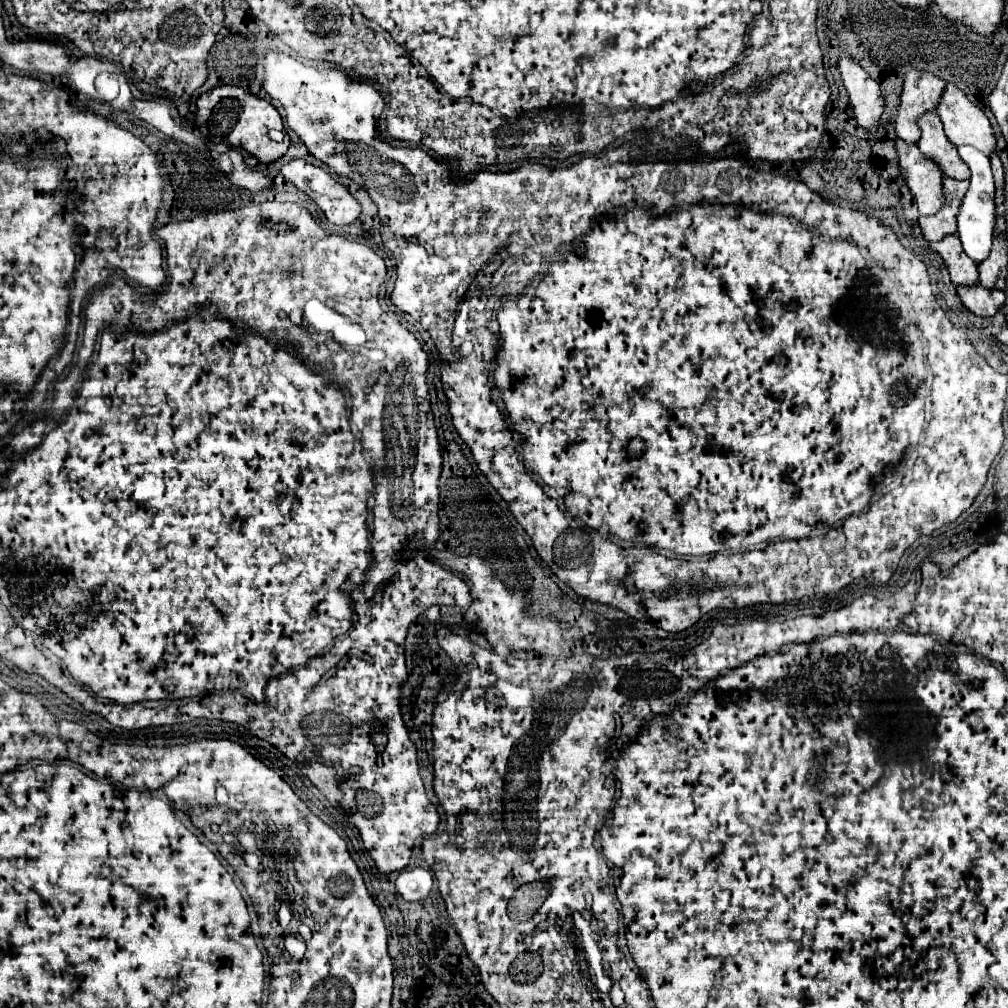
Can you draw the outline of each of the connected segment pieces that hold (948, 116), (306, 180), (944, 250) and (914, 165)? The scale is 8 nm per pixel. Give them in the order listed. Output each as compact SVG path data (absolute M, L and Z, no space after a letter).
M946 86L936 112L944 124L948 140L954 146L972 146L982 150L988 158L996 152L996 138L990 120L960 88Z
M292 160L280 172L324 210L328 222L340 226L358 220L362 212L358 200L324 168L314 166L306 160Z
M946 236L944 240L930 244L930 248L936 250L944 258L954 286L974 286L974 284L978 284L978 264L972 262L964 254L962 242L960 242L958 236Z
M896 140L896 150L900 156L902 176L912 190L916 204L922 216L936 214L944 204L944 188L942 188L942 170L932 162L932 158L924 158L916 144L906 144L904 140Z

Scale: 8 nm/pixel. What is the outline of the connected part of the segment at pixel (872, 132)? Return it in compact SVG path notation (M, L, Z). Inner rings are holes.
M848 54L840 56L838 68L846 82L848 96L852 98L850 104L854 108L858 126L866 130L868 138L878 138L880 116L884 110L884 98L880 94L878 82L872 80L870 74L862 70L862 66Z

